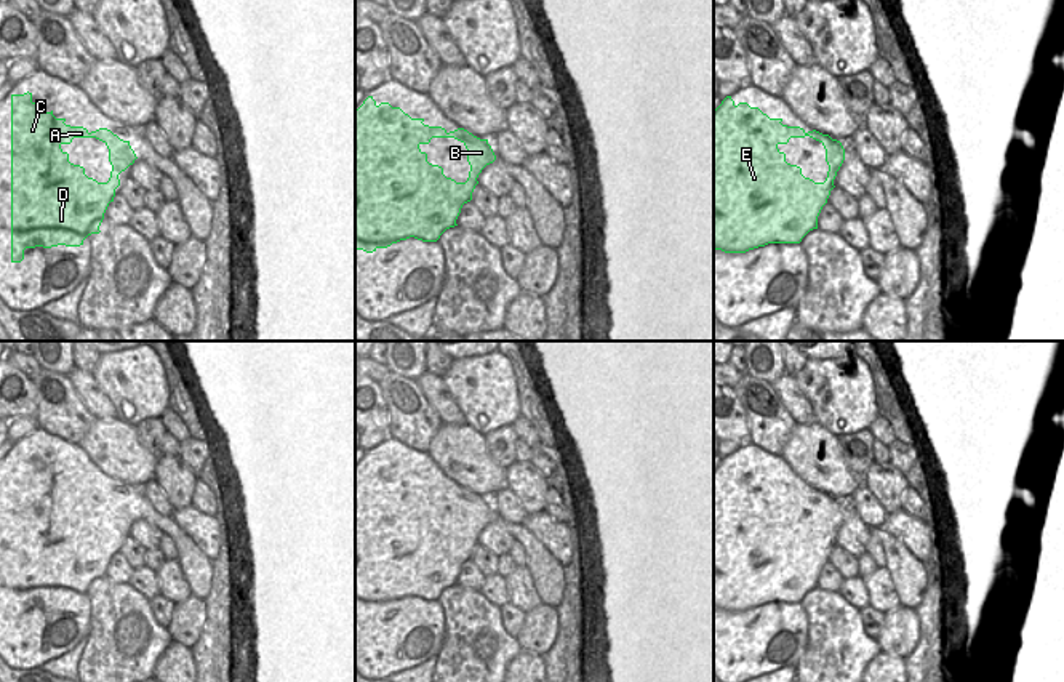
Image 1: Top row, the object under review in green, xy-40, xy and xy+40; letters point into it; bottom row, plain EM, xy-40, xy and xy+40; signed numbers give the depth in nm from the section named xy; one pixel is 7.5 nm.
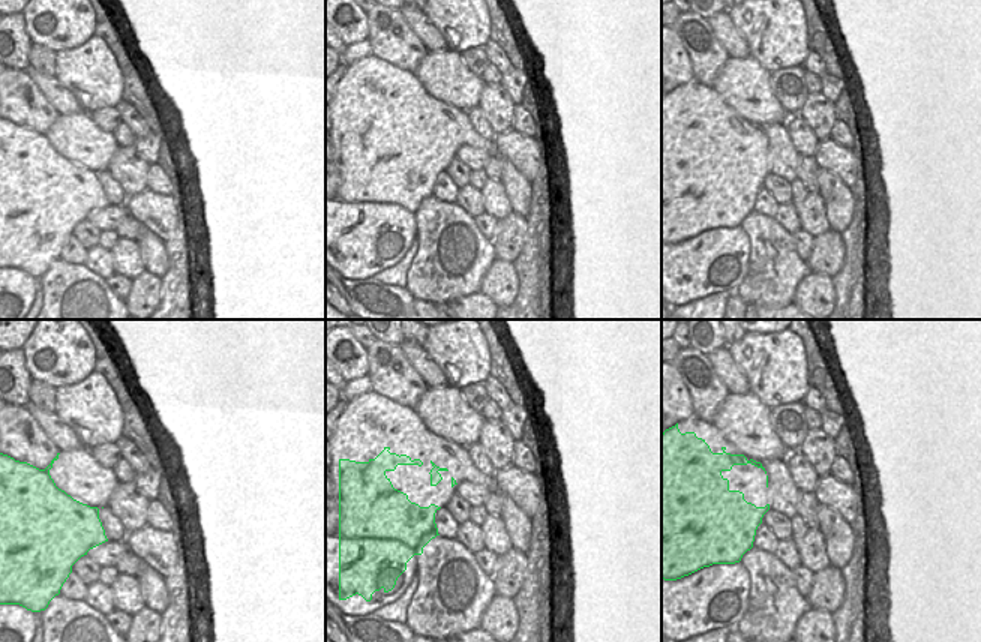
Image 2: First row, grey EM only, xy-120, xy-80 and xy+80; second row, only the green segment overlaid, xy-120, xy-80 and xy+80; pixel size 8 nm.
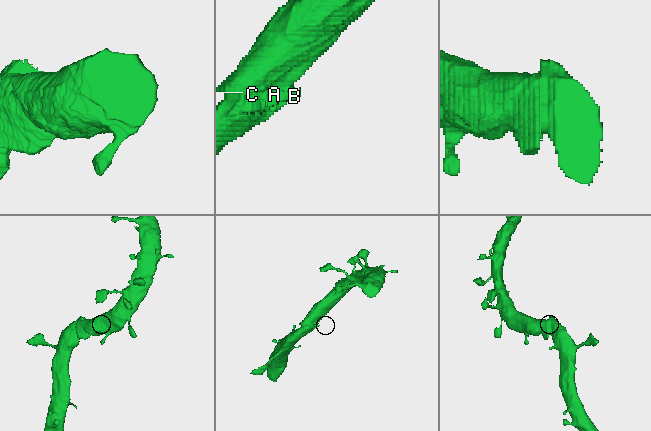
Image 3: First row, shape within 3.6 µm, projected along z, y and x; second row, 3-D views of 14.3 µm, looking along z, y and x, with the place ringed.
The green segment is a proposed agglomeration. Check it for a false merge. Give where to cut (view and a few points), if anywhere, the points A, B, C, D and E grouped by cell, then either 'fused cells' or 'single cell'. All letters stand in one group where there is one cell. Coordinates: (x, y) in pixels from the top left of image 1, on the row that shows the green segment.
no cut | A B C D E | single cell

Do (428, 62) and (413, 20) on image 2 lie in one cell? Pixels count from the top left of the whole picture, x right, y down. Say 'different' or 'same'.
different

